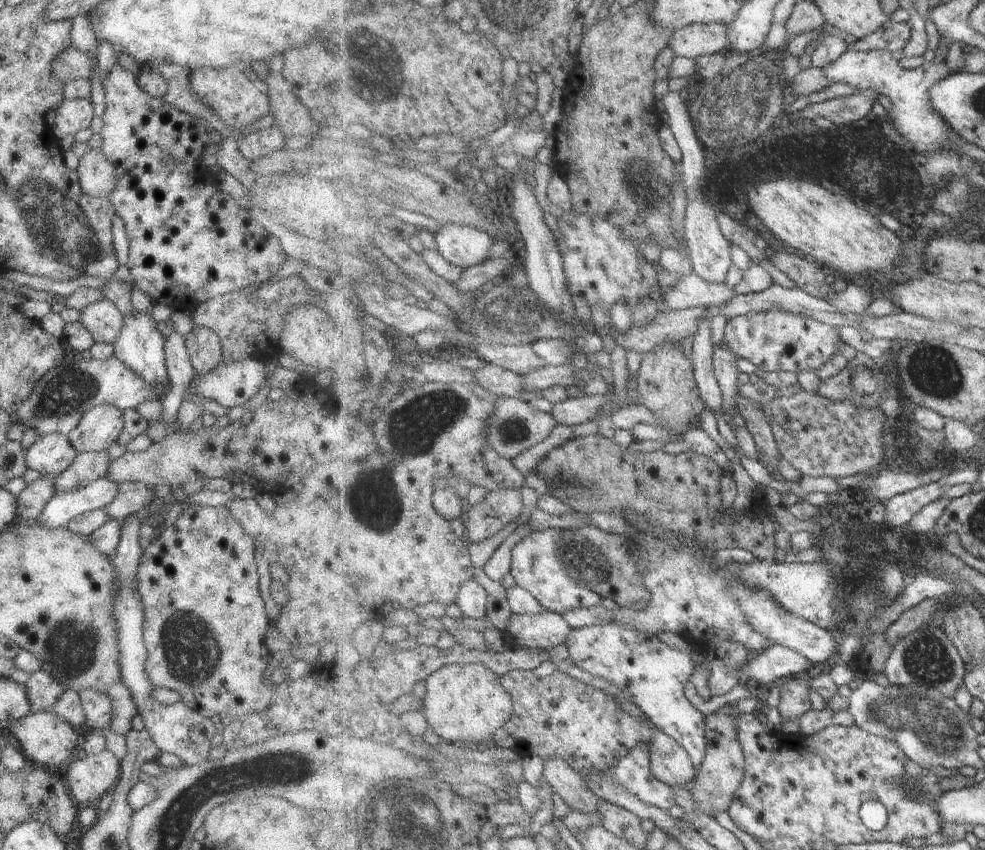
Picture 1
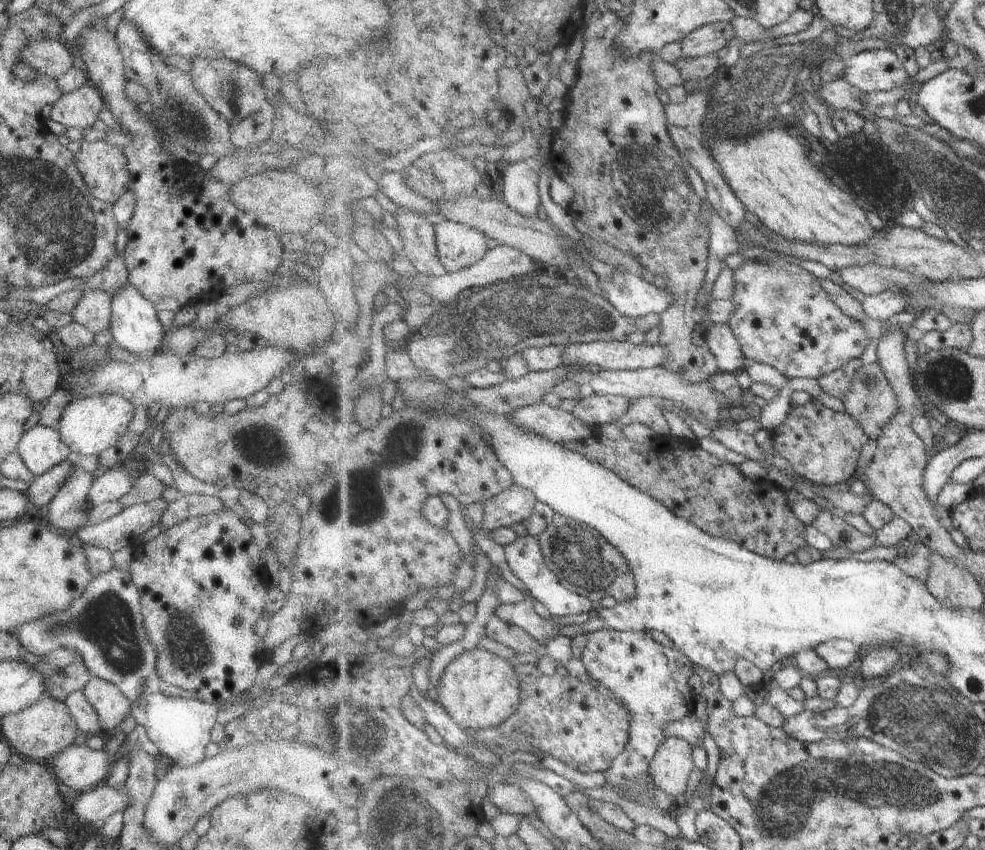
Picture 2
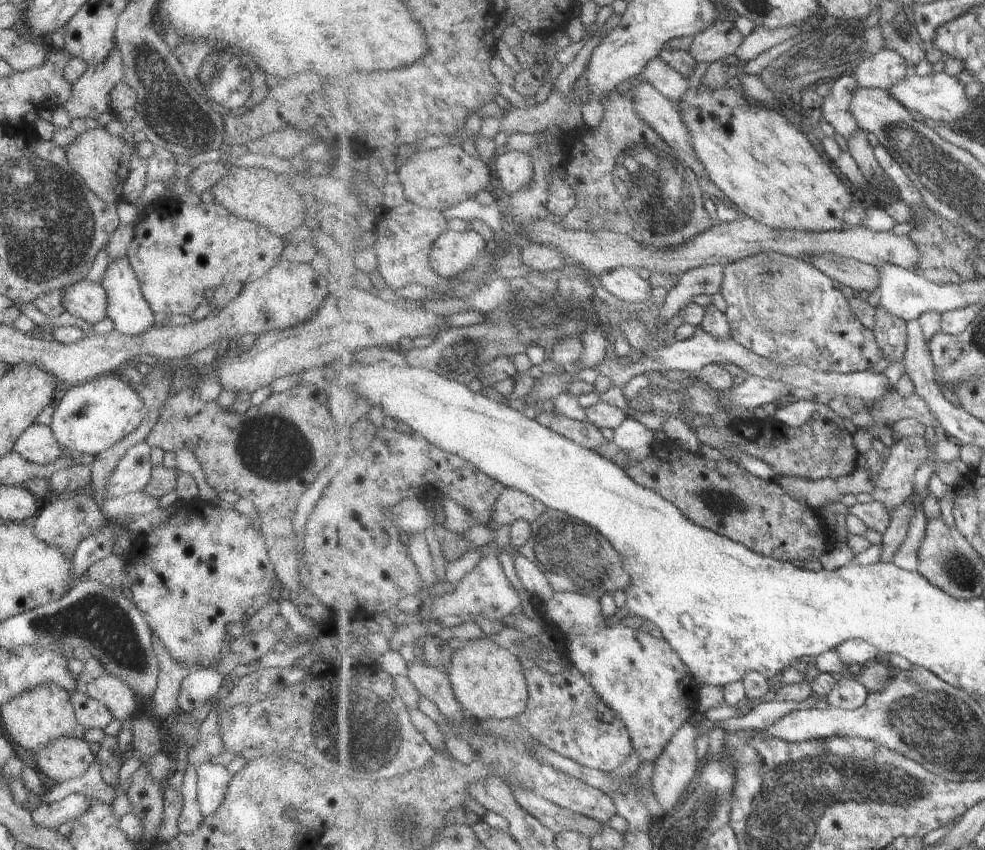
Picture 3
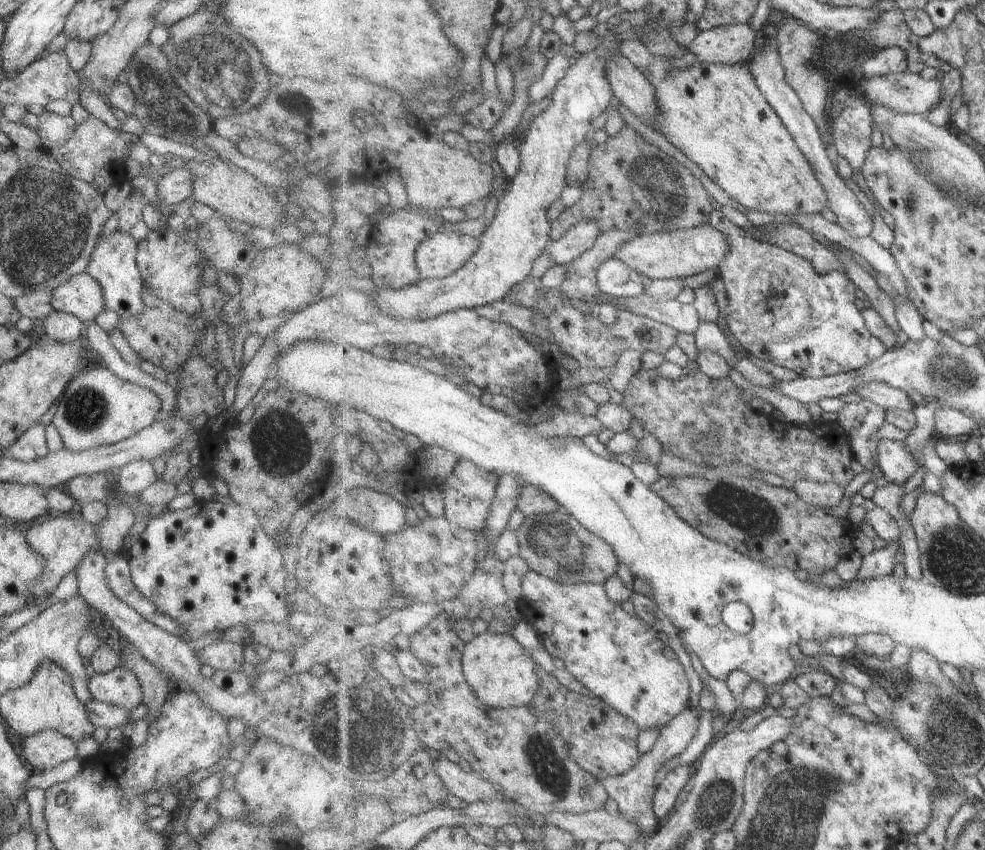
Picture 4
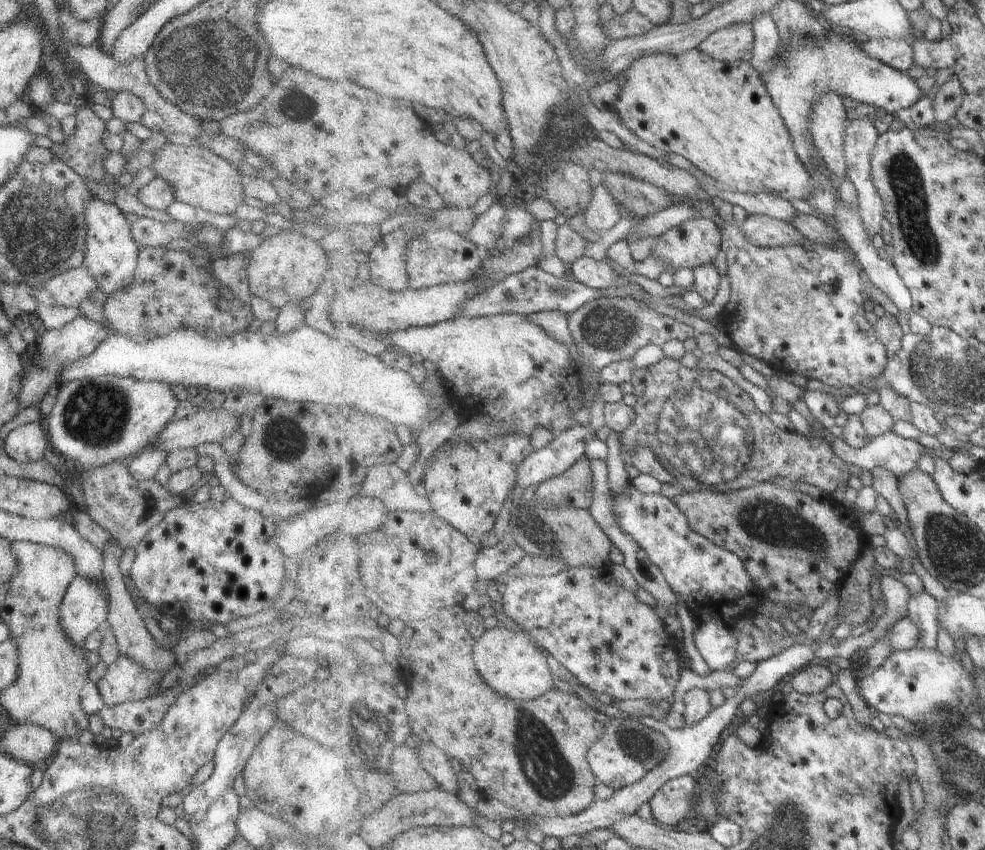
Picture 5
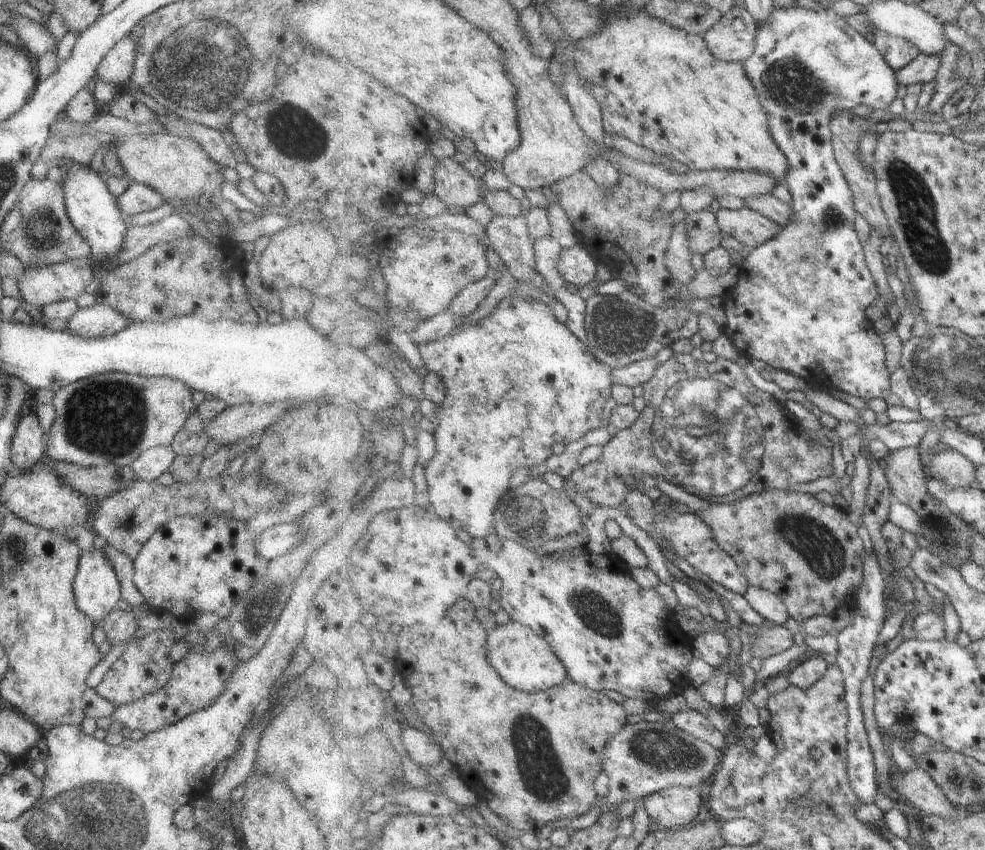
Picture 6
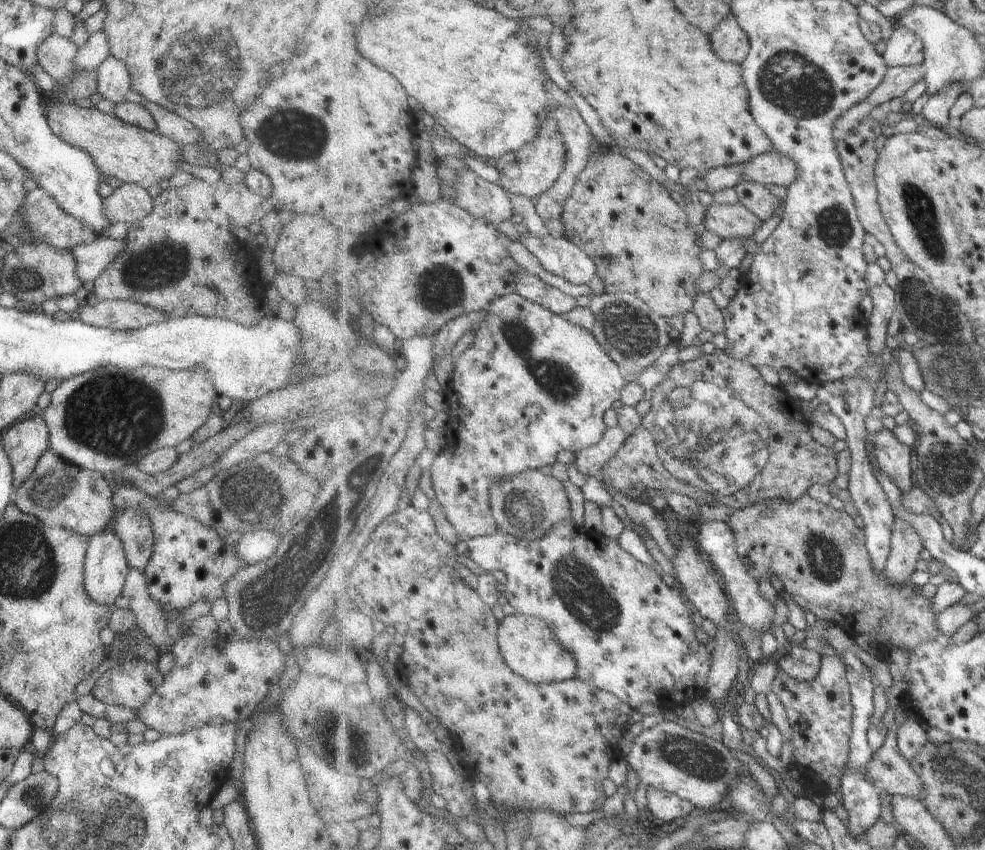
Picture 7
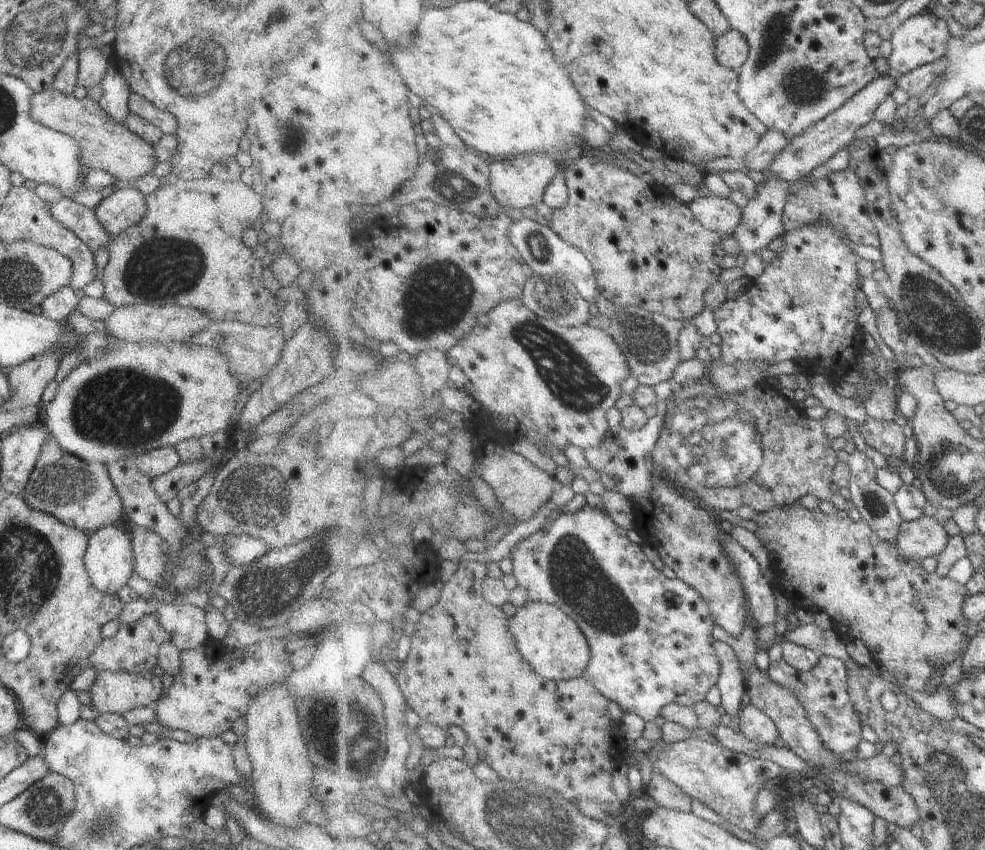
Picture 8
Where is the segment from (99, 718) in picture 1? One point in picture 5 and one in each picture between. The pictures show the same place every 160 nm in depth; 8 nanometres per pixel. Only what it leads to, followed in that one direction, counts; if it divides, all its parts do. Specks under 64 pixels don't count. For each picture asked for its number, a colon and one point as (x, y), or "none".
2: (112, 706)
3: (111, 691)
4: (121, 687)
5: (125, 680)

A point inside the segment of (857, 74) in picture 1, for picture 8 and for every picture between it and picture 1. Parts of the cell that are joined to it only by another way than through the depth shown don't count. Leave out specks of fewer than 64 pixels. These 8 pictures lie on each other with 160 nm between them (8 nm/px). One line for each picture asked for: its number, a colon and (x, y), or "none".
2: (879, 70)
3: (887, 68)
4: (890, 60)
5: (899, 53)
6: (899, 53)
7: (904, 48)
8: (923, 40)

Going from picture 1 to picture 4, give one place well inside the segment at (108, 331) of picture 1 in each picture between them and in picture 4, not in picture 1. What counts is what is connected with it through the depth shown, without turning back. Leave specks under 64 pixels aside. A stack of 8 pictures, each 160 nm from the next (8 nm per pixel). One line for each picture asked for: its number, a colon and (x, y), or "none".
2: (93, 309)
3: (87, 300)
4: (82, 296)

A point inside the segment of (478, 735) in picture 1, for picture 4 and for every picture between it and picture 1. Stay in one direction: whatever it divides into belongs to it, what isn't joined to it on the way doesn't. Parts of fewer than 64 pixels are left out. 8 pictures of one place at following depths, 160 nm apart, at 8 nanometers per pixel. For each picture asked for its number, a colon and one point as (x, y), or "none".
2: (481, 690)
3: (489, 679)
4: (504, 675)

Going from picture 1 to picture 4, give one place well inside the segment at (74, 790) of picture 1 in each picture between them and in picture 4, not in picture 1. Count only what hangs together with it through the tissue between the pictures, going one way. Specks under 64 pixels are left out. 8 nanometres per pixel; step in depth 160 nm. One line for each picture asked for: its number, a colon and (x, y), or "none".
2: (79, 767)
3: (63, 758)
4: (47, 748)

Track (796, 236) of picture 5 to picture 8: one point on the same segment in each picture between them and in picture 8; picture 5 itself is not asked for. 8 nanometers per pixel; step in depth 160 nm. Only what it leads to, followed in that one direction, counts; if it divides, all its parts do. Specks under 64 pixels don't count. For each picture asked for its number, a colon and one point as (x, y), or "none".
6: (748, 226)
7: (728, 221)
8: (722, 215)

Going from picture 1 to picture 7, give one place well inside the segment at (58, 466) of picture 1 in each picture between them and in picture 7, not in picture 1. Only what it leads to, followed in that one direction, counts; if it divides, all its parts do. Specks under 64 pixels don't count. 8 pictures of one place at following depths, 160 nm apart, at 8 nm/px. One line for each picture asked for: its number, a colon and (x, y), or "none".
2: (41, 448)
3: (37, 443)
4: (31, 445)
5: (26, 443)
6: (28, 445)
7: (26, 441)

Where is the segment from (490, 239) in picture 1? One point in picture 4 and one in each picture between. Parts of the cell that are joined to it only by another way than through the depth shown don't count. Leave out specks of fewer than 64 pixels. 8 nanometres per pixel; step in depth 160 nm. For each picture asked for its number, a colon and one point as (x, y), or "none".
2: (461, 246)
3: (454, 252)
4: (440, 256)

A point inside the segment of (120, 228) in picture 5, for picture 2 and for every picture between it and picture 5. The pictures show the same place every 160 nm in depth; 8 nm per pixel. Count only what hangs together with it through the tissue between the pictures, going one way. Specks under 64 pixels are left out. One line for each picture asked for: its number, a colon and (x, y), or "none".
2: (134, 326)
3: (126, 305)
4: (113, 264)

